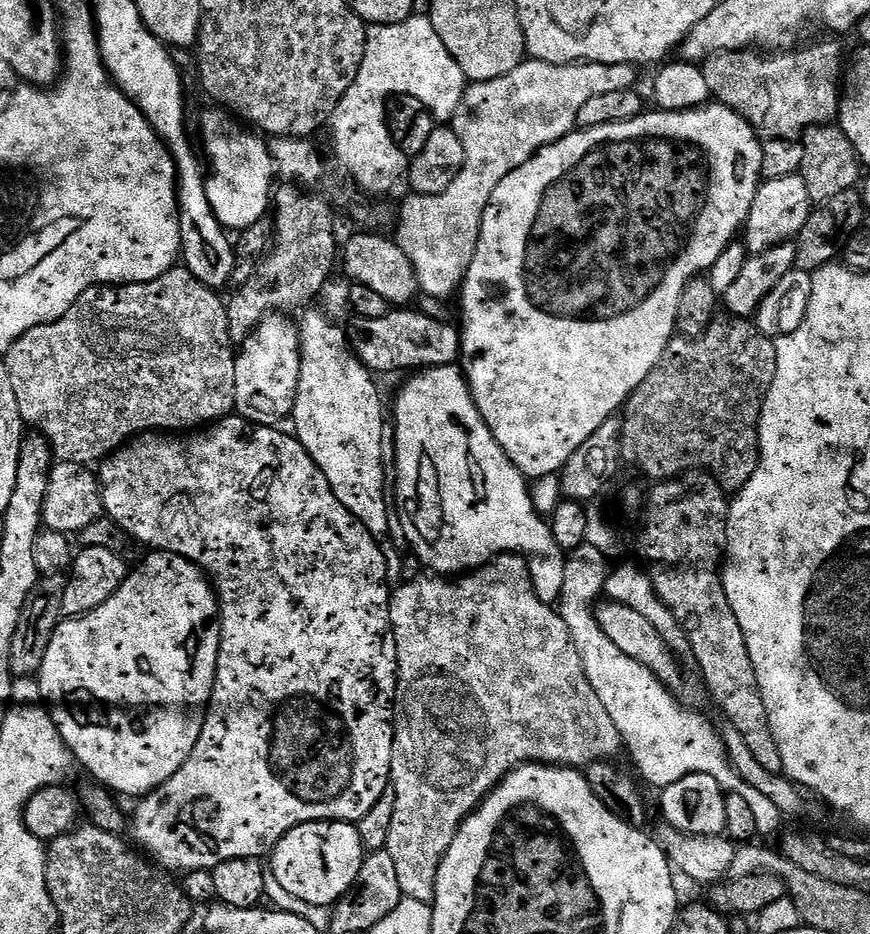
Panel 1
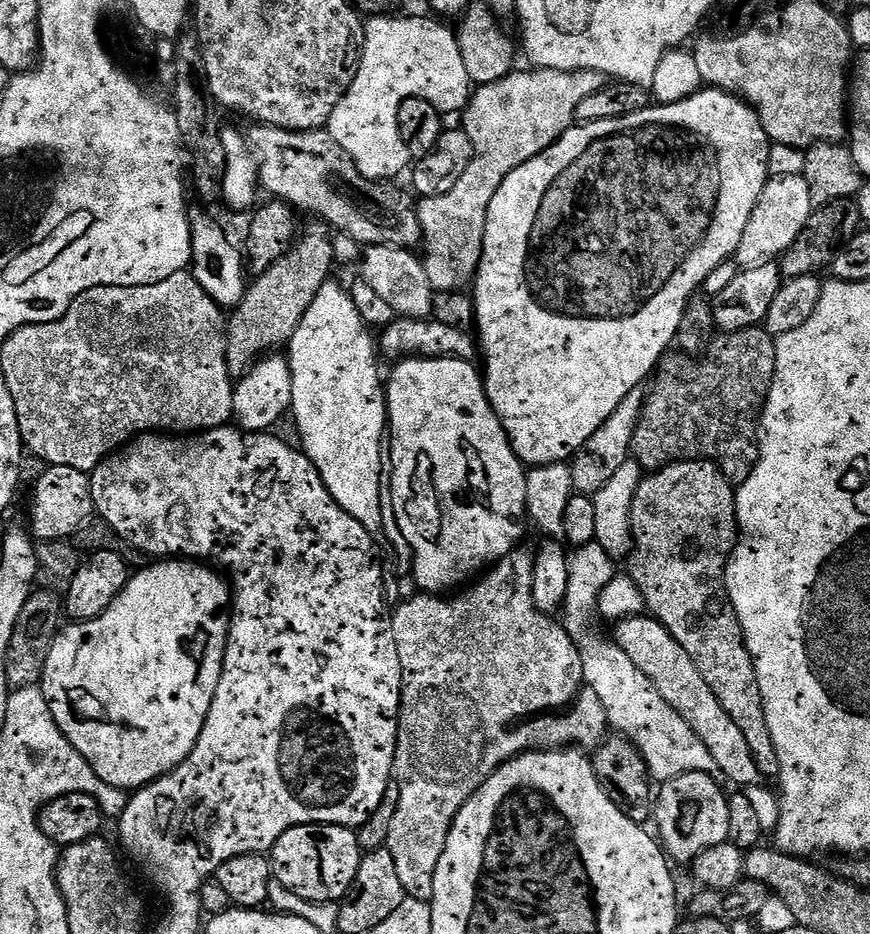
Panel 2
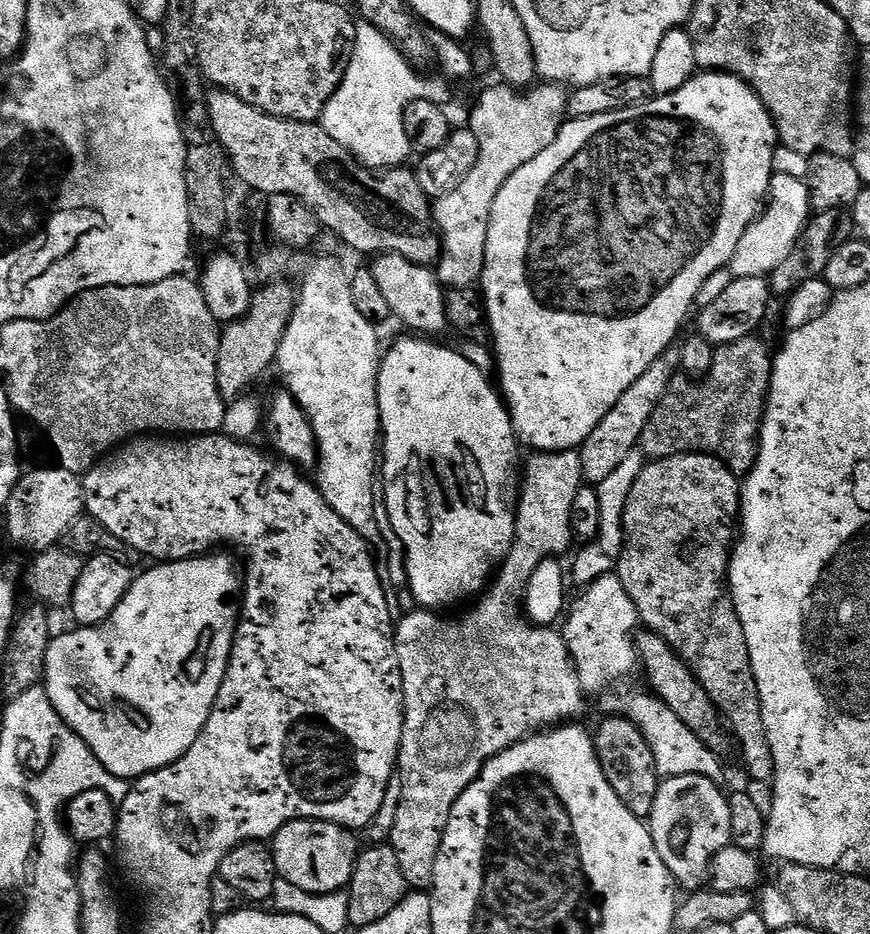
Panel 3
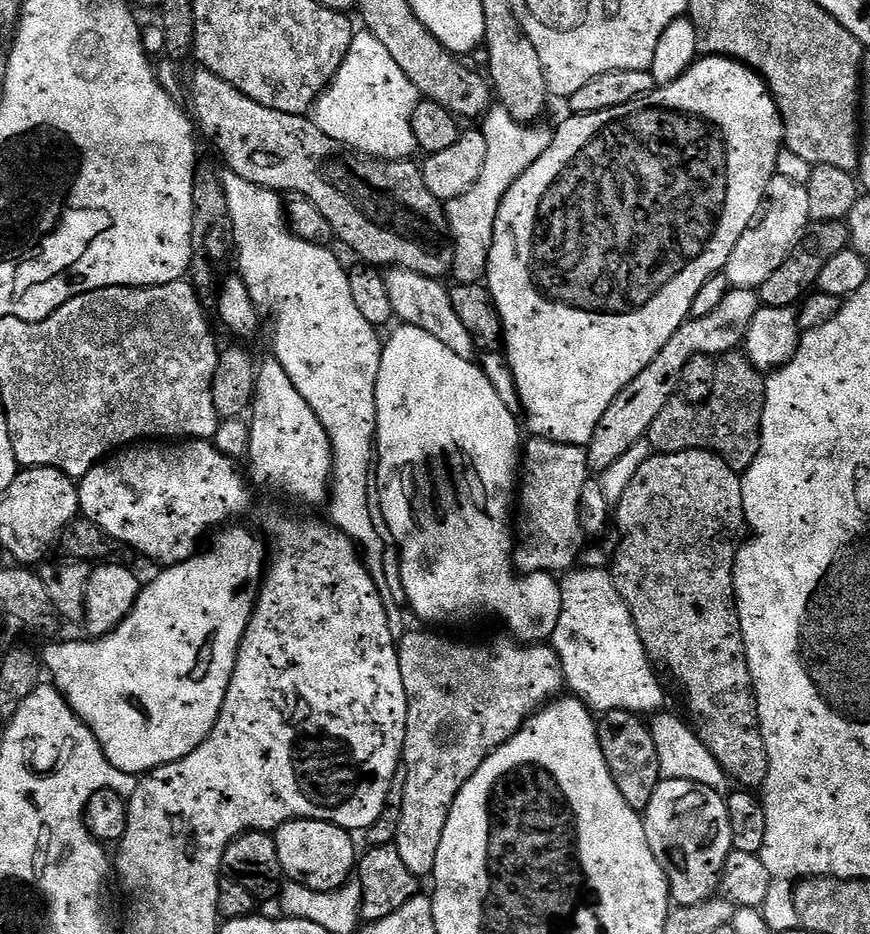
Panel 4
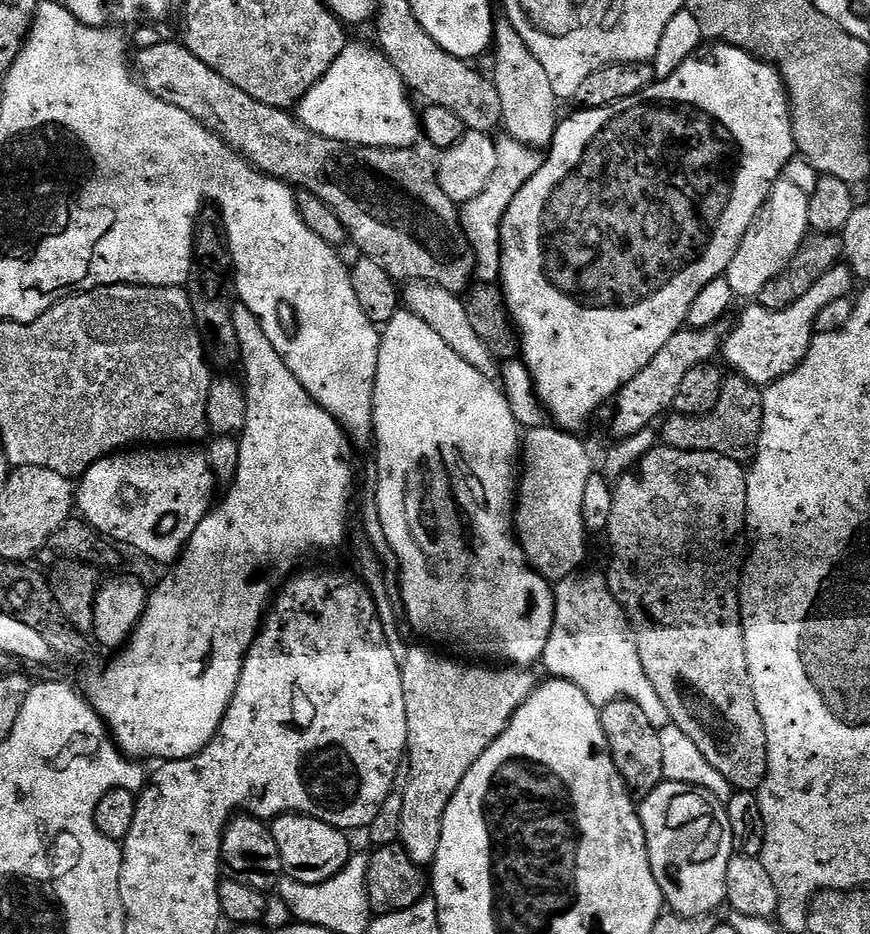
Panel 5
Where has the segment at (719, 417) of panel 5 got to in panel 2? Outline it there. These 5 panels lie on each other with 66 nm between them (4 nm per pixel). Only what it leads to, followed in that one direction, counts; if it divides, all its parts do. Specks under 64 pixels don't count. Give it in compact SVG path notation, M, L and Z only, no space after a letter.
M757 326L717 335L699 358L672 355L665 355L660 361L651 381L652 389L647 389L644 409L634 430L631 459L640 463L645 473L683 460L709 460L724 471L733 485L744 484L760 460L760 418L764 415L764 404L770 398L768 391L776 369L775 339L763 327Z

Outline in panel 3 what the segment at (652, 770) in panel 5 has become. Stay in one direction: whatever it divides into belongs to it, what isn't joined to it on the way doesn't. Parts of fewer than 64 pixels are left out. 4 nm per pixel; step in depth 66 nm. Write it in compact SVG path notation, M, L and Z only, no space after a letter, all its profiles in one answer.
M623 714L608 716L594 728L594 743L602 774L606 774L606 782L610 782L614 794L622 798L626 810L641 818L651 817L662 777L656 769L654 750L650 750L650 742L646 742L639 726Z

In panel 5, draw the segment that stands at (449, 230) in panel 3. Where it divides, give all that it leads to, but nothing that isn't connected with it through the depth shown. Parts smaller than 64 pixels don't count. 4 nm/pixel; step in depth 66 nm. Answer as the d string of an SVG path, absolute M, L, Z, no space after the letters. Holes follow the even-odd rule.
M507 134L501 135L496 140L498 150L498 170L494 170L494 178L486 184L486 190L478 194L478 198L470 198L460 208L460 221L464 227L466 238L472 247L472 253L476 256L475 279L482 284L494 284L500 279L500 263L502 262L502 246L500 245L500 231L503 218L508 207L514 202L514 196L534 174L538 174L541 153L537 149L518 142ZM502 137L502 138L501 138Z

